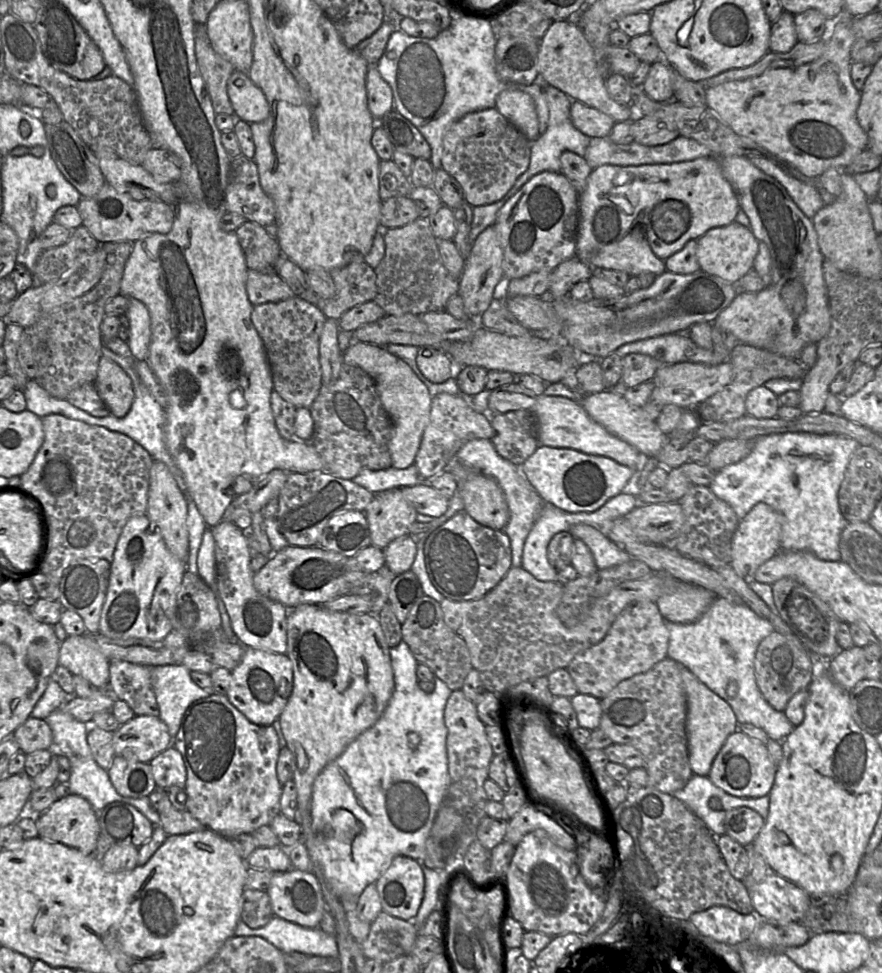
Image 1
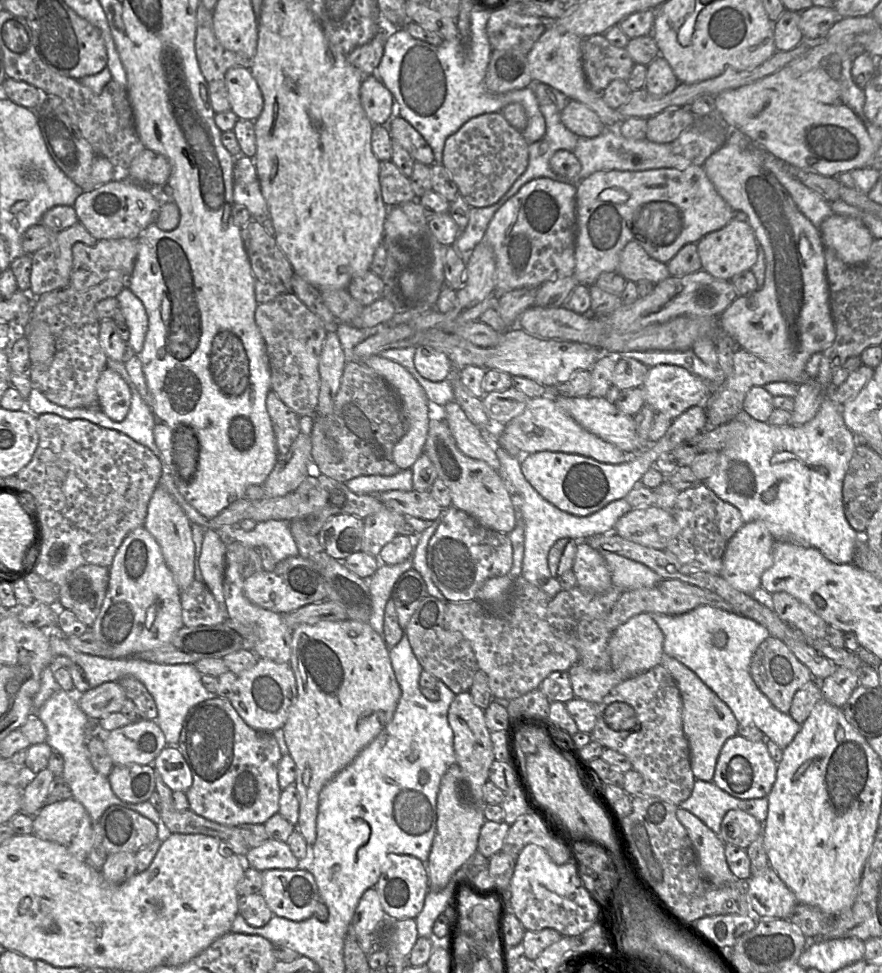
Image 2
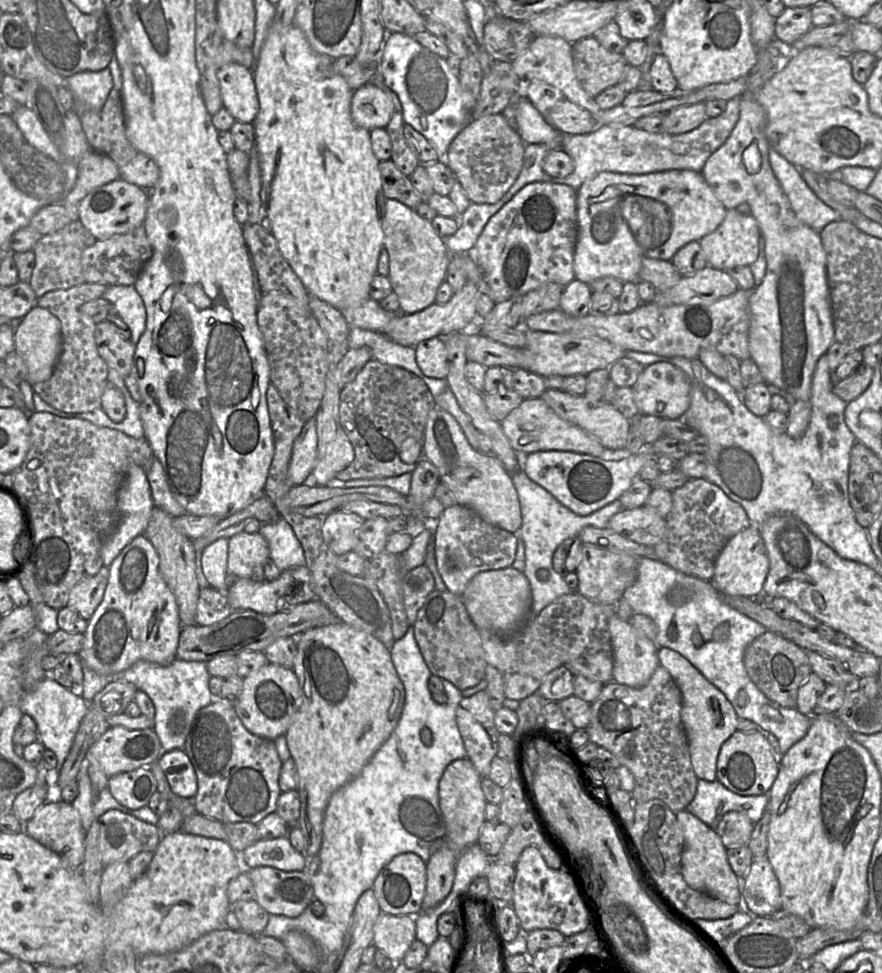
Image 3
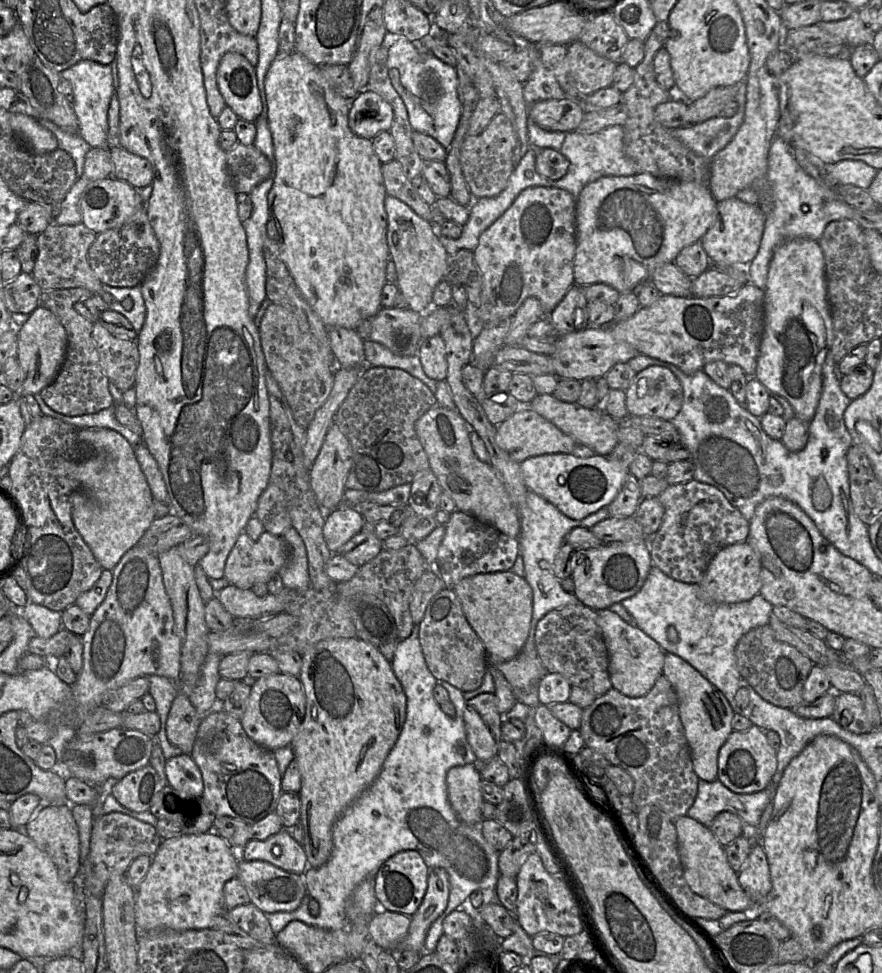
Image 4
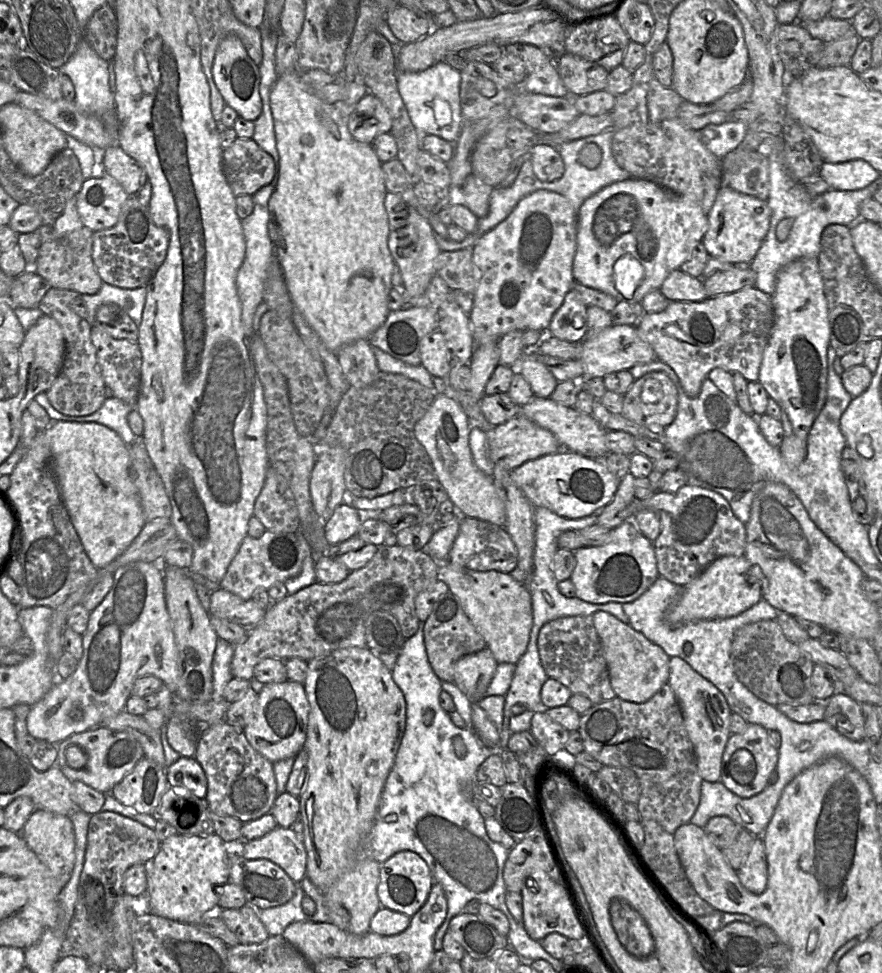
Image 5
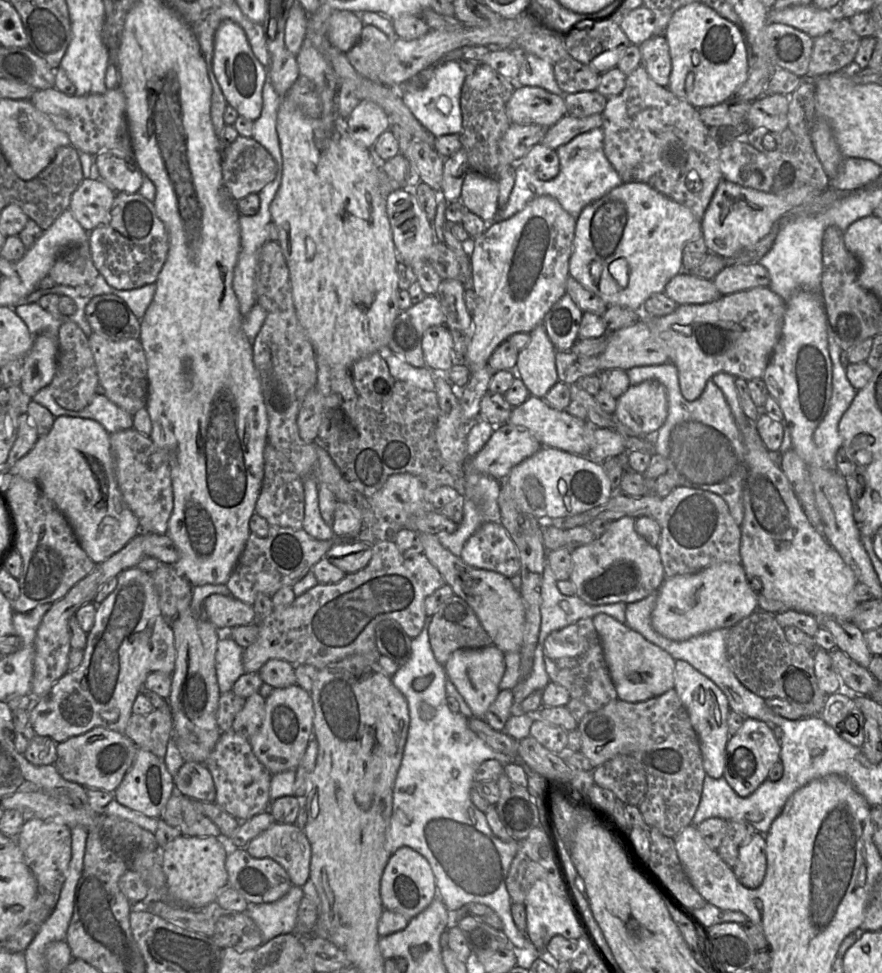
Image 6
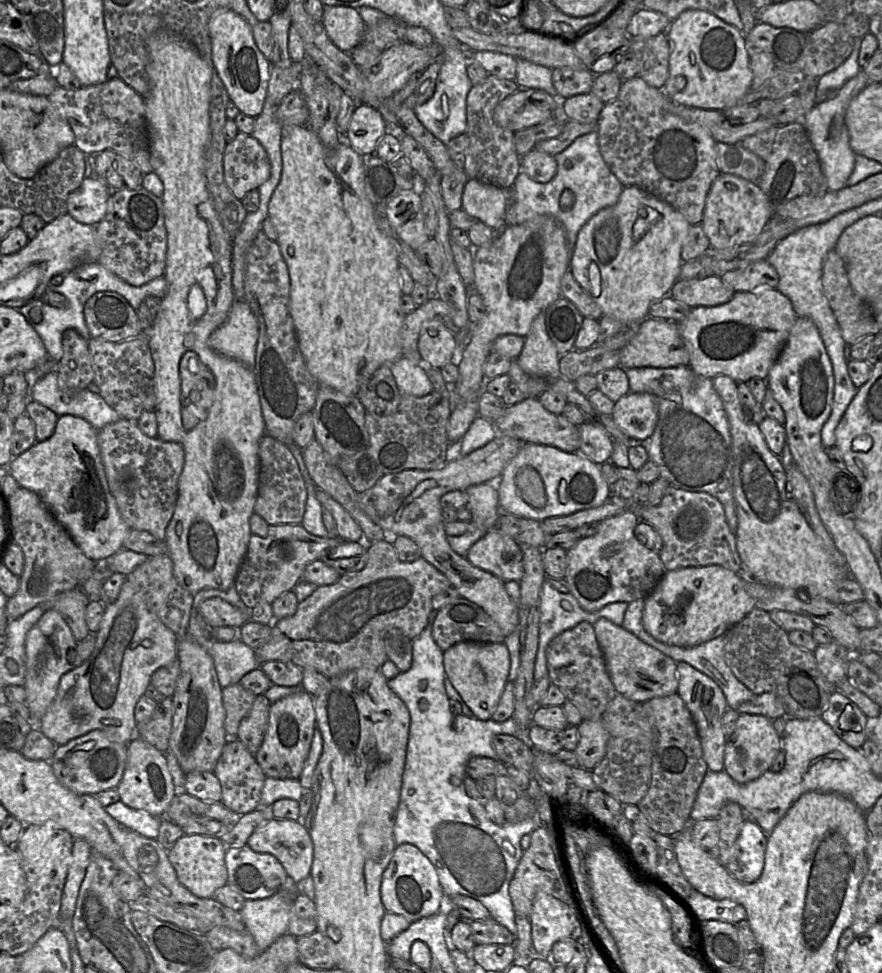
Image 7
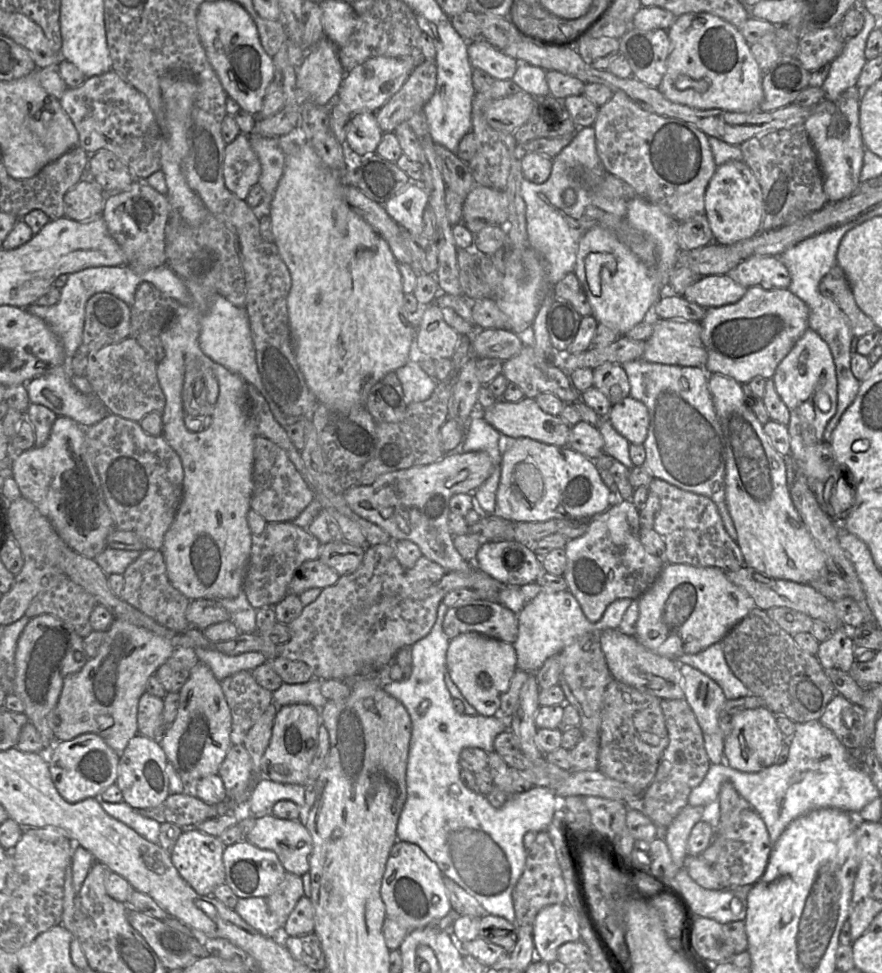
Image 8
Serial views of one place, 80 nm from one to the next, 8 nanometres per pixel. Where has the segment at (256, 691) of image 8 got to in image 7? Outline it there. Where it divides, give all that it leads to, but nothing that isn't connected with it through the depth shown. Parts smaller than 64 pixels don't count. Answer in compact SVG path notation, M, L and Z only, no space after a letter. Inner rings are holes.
M240 683L222 689L223 705L226 712L224 728L228 737L237 737L239 725L250 712L257 696Z

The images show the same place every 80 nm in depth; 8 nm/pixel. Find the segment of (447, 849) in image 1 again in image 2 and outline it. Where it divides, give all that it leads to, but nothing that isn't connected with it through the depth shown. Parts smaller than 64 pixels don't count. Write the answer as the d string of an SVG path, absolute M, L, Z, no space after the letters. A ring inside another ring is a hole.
M469 692L459 693L450 704L447 718L454 735L455 763L467 776L469 791L474 802L486 804L483 788L489 780L490 766L495 757L490 738L491 731L486 726L484 710L474 704Z

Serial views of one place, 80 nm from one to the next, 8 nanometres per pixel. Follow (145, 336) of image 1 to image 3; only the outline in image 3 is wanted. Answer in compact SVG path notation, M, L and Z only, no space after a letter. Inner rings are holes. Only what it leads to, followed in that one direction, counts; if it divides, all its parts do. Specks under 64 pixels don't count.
M134 285L108 286L102 298L108 300L130 329L130 341L136 345L146 328L146 308Z

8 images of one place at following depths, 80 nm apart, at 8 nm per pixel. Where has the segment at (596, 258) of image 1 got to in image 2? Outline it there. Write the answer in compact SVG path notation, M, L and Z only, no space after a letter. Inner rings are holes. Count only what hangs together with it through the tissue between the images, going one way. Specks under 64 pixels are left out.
M636 241L628 242L622 250L617 272L627 281L646 279L654 284L671 276L667 264L652 258Z

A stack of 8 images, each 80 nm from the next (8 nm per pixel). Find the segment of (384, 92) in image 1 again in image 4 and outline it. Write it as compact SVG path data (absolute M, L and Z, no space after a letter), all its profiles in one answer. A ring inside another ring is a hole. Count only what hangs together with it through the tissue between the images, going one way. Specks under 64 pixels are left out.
M366 88L359 92L350 102L348 124L357 136L373 139L382 131L389 131L393 120L391 105L376 92Z

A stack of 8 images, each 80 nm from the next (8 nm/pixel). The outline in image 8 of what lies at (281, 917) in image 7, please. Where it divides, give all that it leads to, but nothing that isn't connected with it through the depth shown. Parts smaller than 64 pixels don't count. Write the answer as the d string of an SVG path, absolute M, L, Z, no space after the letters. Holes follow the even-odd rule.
M264 897L239 898L234 910L247 924L262 935L282 939L283 927L270 914Z

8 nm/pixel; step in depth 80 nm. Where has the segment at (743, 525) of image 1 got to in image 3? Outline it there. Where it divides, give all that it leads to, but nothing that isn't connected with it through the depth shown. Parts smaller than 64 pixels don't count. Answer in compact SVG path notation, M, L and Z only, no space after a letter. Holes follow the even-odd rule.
M751 524L733 536L722 549L716 563L711 585L722 595L759 599L769 572L769 558L757 525Z

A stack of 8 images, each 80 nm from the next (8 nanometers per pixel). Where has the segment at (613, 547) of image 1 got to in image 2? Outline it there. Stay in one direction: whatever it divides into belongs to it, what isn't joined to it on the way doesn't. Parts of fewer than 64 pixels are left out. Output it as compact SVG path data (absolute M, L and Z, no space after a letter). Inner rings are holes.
M599 551L611 573L612 586L624 591L648 588L662 579L647 566L618 554Z

